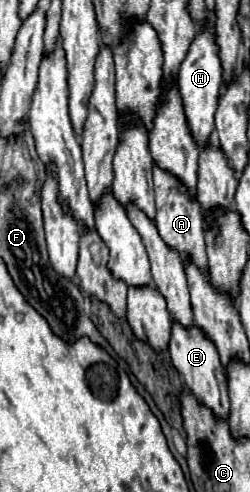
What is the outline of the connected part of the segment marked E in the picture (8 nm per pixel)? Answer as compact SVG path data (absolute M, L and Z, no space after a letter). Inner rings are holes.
M173 322L171 340L169 340L169 352L171 352L171 360L173 360L175 368L183 374L185 386L207 408L211 408L217 416L227 418L227 414L229 414L227 376L225 376L225 370L223 370L223 364L219 360L219 352L217 352L217 346L213 344L213 340L209 340L205 336L205 332L201 332L201 328L197 328L195 324L191 328L187 328L187 326L181 326L179 322Z

